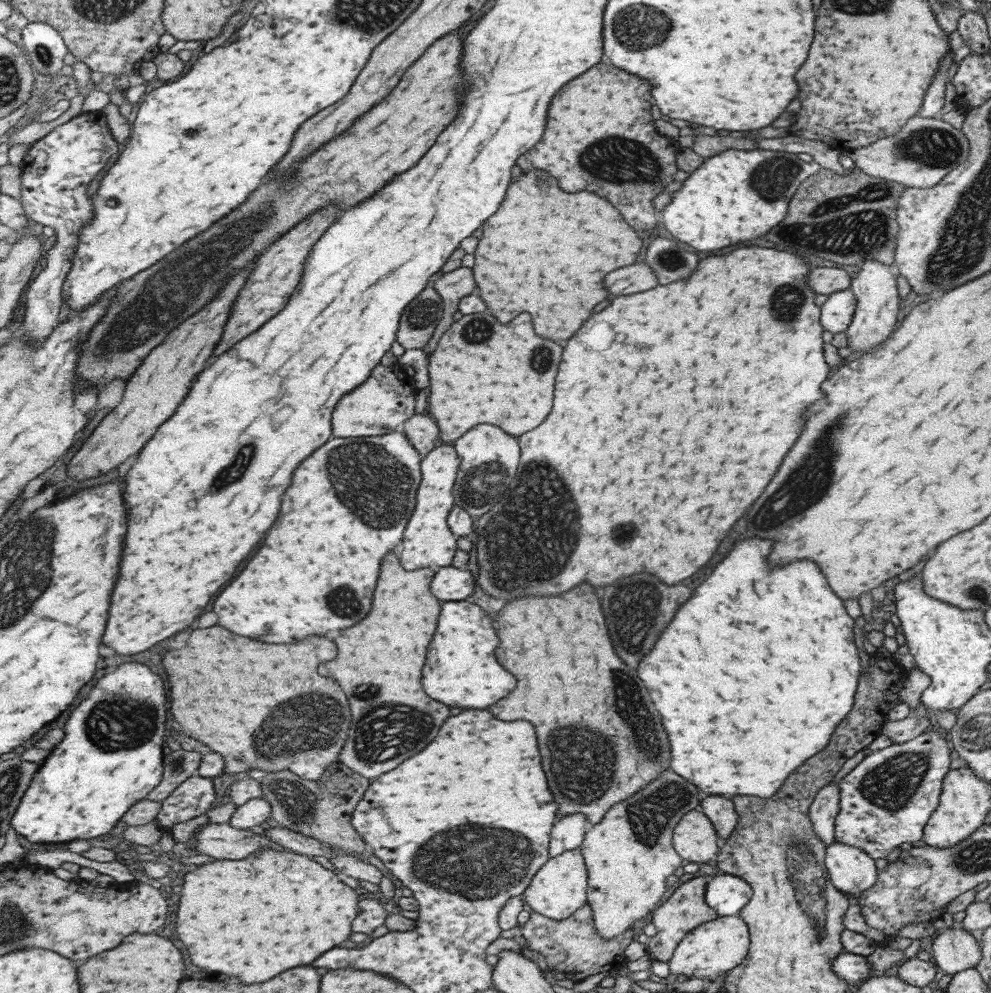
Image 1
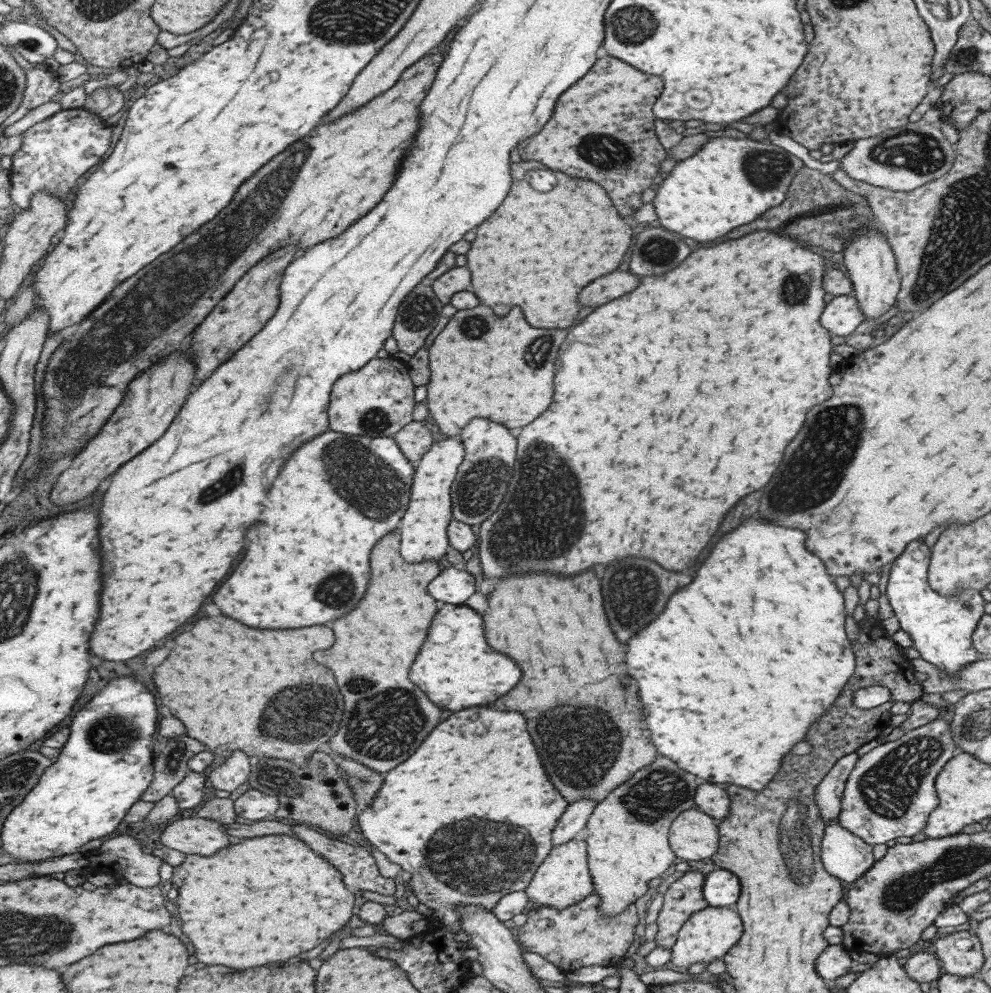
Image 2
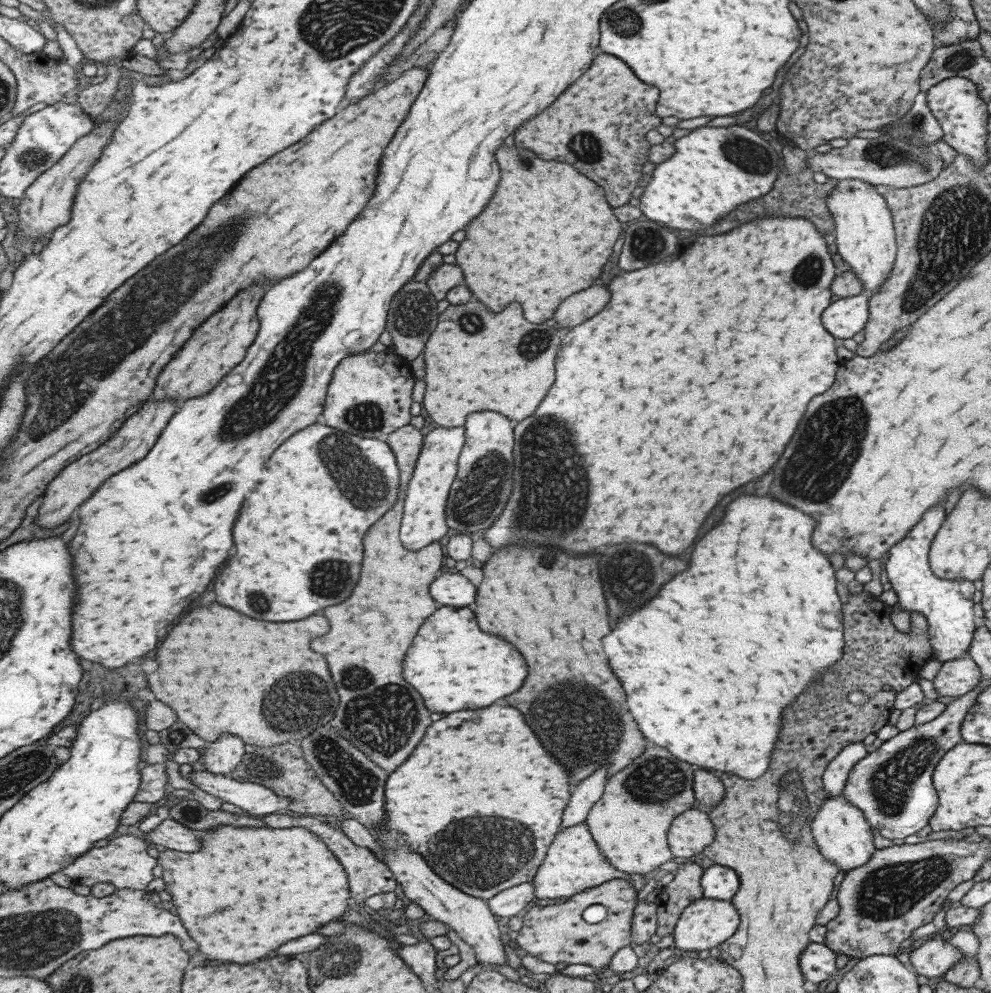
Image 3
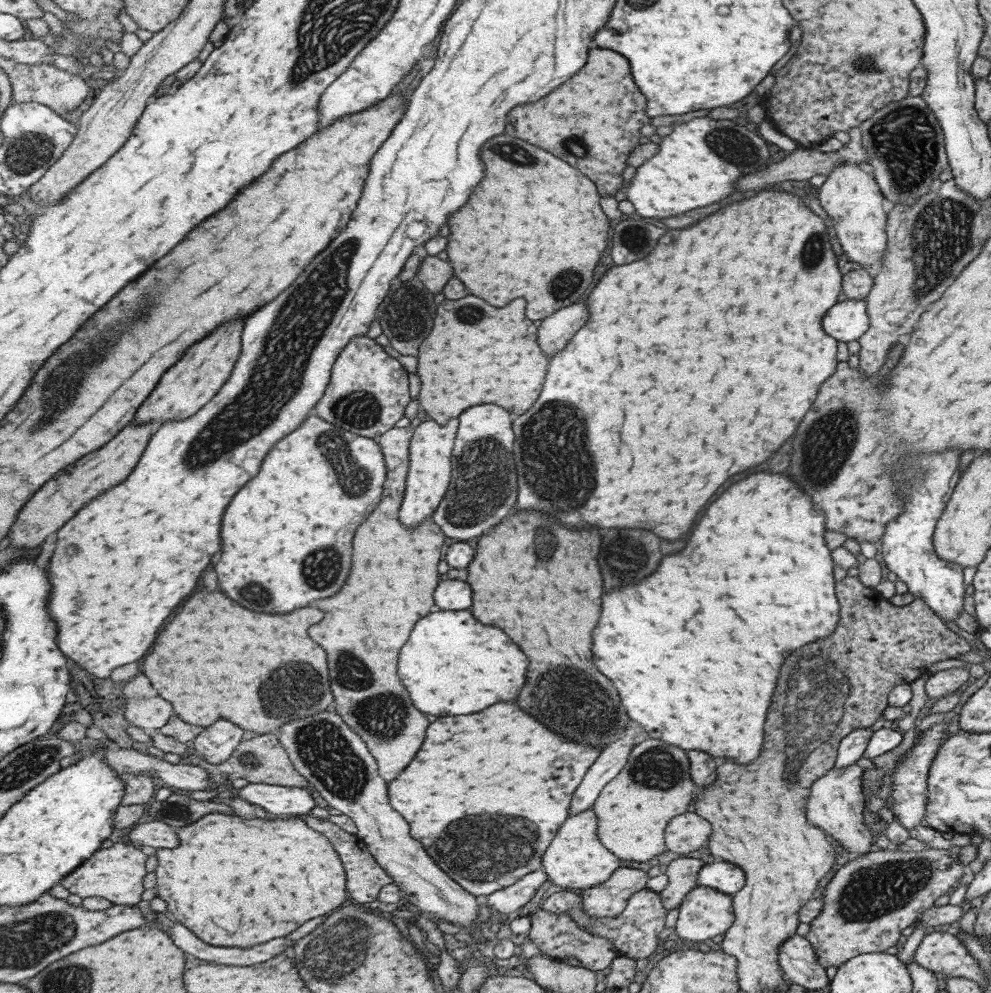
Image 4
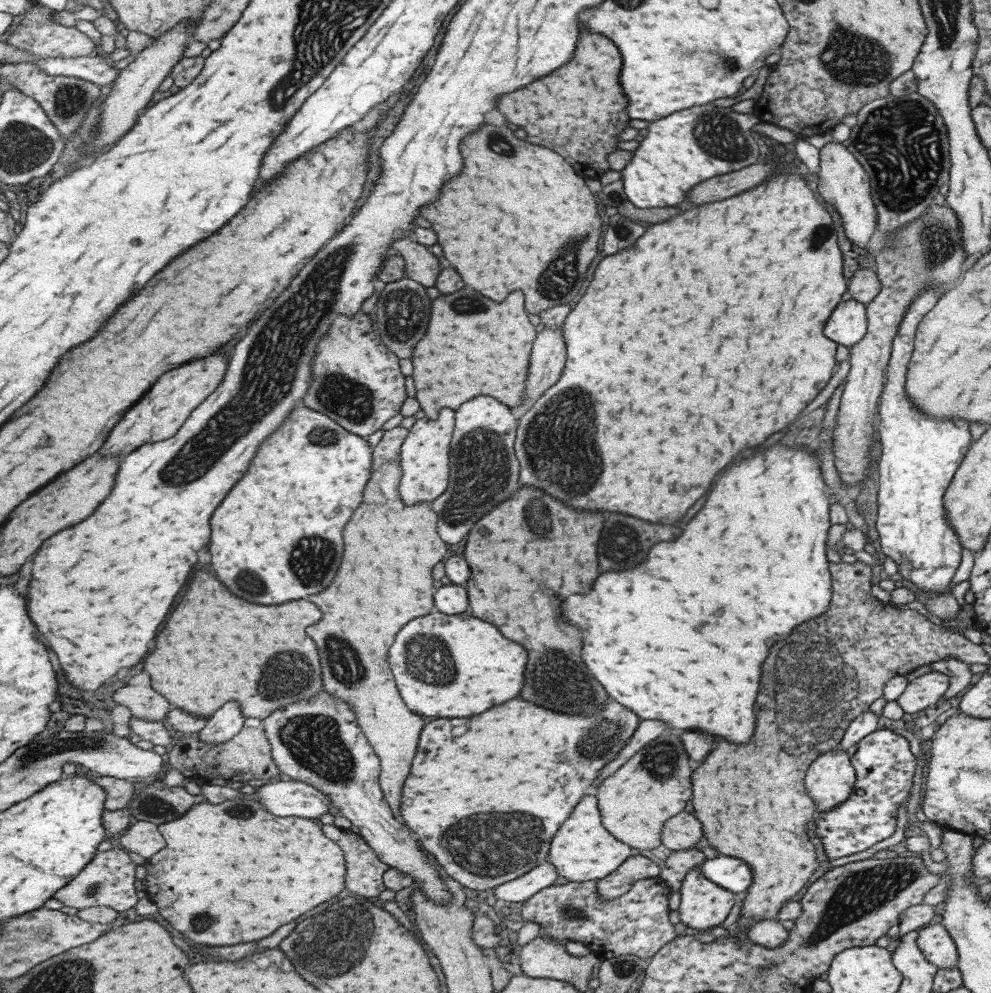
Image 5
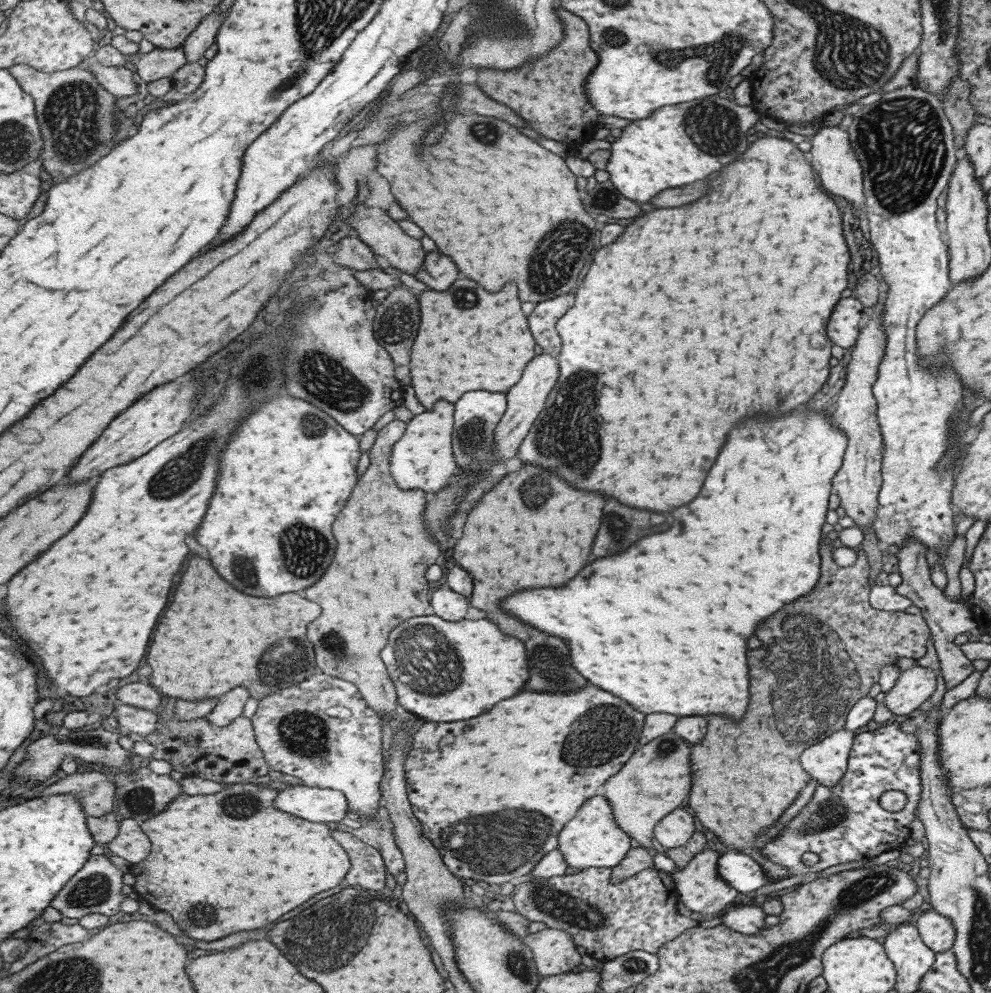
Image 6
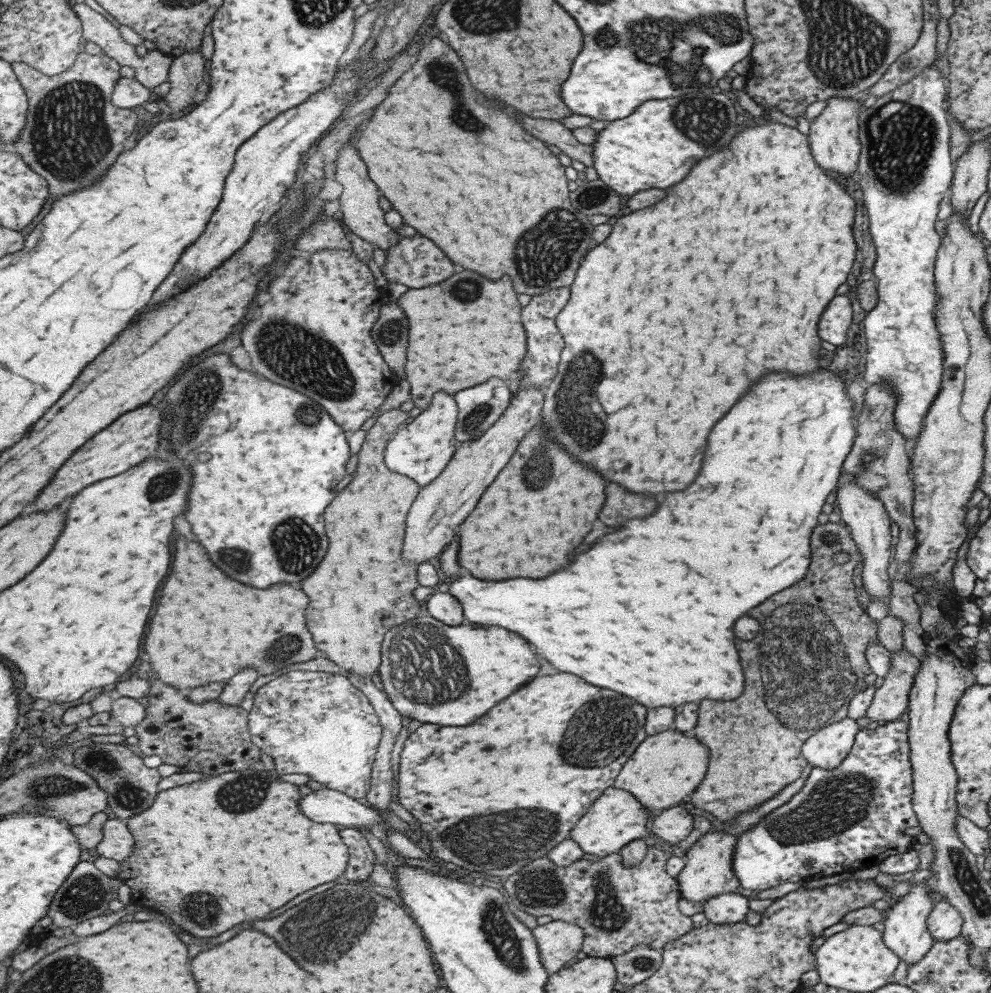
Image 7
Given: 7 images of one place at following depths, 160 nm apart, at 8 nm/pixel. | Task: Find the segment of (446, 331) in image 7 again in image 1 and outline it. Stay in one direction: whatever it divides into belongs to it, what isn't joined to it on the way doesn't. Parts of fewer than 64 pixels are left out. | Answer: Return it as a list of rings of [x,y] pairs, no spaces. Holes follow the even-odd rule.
[[[487,312],[463,316],[453,328],[441,338],[439,348],[431,356],[431,394],[427,399],[431,406],[433,418],[441,422],[440,438],[445,444],[451,444],[469,432],[477,424],[501,426],[509,434],[519,436],[535,428],[551,410],[553,396],[553,376],[561,358],[561,346],[535,336],[529,314],[519,314],[509,324],[499,324]]]

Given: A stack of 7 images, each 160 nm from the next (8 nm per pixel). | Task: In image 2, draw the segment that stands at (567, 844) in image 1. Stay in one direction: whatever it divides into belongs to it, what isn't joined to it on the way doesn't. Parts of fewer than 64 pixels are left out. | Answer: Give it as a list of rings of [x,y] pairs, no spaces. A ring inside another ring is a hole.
[[[589,799],[570,802],[551,831],[552,846],[559,846],[559,844],[563,844],[577,836],[582,836],[585,823],[591,812],[593,812],[595,805],[596,802]]]

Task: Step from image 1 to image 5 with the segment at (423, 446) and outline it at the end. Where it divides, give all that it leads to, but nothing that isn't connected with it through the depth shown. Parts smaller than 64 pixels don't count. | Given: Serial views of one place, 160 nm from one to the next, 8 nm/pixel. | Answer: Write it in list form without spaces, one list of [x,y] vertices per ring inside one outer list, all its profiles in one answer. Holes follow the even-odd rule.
[[[401,426],[392,428],[384,433],[374,448],[372,480],[365,489],[365,506],[353,514],[353,522],[345,528],[345,562],[341,564],[341,572],[337,574],[337,582],[325,590],[325,594],[315,594],[309,598],[317,602],[321,610],[325,610],[325,618],[309,628],[317,646],[321,646],[321,664],[325,666],[325,682],[323,688],[327,692],[349,702],[357,713],[358,721],[364,730],[369,742],[372,743],[376,753],[380,755],[382,771],[380,783],[389,801],[389,806],[395,810],[397,820],[401,821],[401,798],[403,798],[403,784],[405,778],[411,774],[411,764],[419,736],[425,728],[425,720],[419,714],[413,714],[407,703],[403,702],[400,688],[397,688],[395,676],[389,666],[389,648],[395,642],[399,630],[419,616],[427,616],[431,612],[438,612],[436,599],[433,598],[438,591],[433,580],[433,568],[445,558],[447,543],[441,538],[437,511],[430,501],[421,501],[409,506],[400,491],[403,478],[401,464],[402,446],[404,445],[410,429]]]

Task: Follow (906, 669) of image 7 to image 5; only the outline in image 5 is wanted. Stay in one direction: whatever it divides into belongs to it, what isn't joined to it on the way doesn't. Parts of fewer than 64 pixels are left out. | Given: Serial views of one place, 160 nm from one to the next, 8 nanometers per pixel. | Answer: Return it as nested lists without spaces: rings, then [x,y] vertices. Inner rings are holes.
[[[929,671],[918,678],[908,682],[905,690],[894,700],[904,713],[913,714],[931,706],[942,698],[948,684],[947,676],[939,672]]]

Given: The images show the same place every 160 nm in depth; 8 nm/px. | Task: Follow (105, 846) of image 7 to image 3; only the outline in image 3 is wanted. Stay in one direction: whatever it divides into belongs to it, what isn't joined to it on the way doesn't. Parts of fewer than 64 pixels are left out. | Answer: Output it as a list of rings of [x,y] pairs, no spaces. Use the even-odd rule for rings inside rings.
[[[168,819],[143,837],[151,845],[159,844],[179,852],[197,852],[201,848],[201,838],[204,834],[205,831],[193,830],[183,822]]]

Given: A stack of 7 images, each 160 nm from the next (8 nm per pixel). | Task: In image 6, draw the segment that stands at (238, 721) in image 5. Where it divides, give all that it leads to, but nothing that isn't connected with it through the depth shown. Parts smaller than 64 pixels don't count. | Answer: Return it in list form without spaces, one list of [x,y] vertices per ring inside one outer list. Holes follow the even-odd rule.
[[[237,686],[237,690],[231,690],[229,694],[224,694],[224,696],[225,698],[218,698],[217,706],[208,716],[208,719],[218,727],[227,726],[229,723],[235,722],[236,718],[241,717],[243,708],[245,708],[245,704],[252,697],[252,694],[247,688]]]

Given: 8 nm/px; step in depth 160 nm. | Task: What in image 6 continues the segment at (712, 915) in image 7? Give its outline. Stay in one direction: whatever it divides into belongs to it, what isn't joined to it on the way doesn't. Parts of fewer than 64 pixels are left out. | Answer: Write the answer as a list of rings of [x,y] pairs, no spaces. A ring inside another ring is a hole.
[[[756,905],[727,906],[720,916],[720,924],[735,932],[752,935],[759,932],[764,926],[763,918],[766,914]]]

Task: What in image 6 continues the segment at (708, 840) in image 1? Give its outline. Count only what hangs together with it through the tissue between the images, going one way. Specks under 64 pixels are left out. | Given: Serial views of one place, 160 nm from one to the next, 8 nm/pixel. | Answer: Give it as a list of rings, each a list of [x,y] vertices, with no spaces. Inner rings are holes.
[[[673,810],[653,827],[652,836],[664,848],[683,846],[695,830],[693,818],[685,810]]]

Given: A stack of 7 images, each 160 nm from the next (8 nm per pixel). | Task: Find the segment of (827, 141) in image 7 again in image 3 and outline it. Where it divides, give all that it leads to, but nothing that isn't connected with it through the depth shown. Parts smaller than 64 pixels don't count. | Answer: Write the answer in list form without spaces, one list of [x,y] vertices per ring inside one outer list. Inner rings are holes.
[[[845,179],[836,181],[835,186],[829,192],[829,196],[824,200],[826,207],[834,222],[836,251],[841,258],[849,264],[862,282],[862,288],[869,291],[869,294],[876,293],[883,281],[886,281],[889,271],[896,255],[896,242],[894,228],[892,227],[892,216],[887,208],[886,202],[881,194],[877,194],[873,185],[867,184],[857,179]]]

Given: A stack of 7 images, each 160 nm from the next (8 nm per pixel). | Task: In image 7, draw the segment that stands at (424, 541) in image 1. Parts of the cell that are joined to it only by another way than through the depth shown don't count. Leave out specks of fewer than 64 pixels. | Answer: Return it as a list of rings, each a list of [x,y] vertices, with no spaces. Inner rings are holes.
[[[447,392],[436,394],[432,404],[389,441],[389,448],[385,451],[388,467],[412,478],[422,488],[431,485],[448,468],[453,454],[457,452],[459,442],[456,430],[459,418],[460,406],[456,398]]]

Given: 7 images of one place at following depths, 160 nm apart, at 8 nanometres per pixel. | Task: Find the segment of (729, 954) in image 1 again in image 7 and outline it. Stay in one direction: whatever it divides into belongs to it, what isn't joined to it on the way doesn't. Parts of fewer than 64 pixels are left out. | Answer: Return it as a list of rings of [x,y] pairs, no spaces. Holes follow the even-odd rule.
[[[711,828],[688,846],[683,857],[684,866],[675,877],[681,898],[702,903],[718,894],[733,893],[740,885],[732,869],[735,843],[736,838],[733,835],[715,832],[715,829]]]

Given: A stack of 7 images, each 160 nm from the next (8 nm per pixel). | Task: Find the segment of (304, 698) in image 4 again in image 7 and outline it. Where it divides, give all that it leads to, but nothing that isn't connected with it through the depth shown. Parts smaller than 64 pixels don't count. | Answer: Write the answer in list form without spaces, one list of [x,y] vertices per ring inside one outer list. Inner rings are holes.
[[[179,536],[175,546],[179,546],[177,558],[173,558],[175,570],[165,580],[161,602],[157,602],[159,618],[153,614],[153,622],[149,622],[149,634],[145,642],[145,650],[149,652],[153,670],[159,674],[157,678],[161,682],[181,690],[193,690],[213,682],[225,682],[247,666],[259,666],[259,676],[277,674],[279,677],[289,672],[293,664],[309,662],[319,656],[320,650],[305,622],[305,610],[311,600],[303,590],[297,590],[295,586],[283,582],[281,586],[271,586],[267,590],[241,584],[229,578],[221,568],[217,568],[201,544]]]

